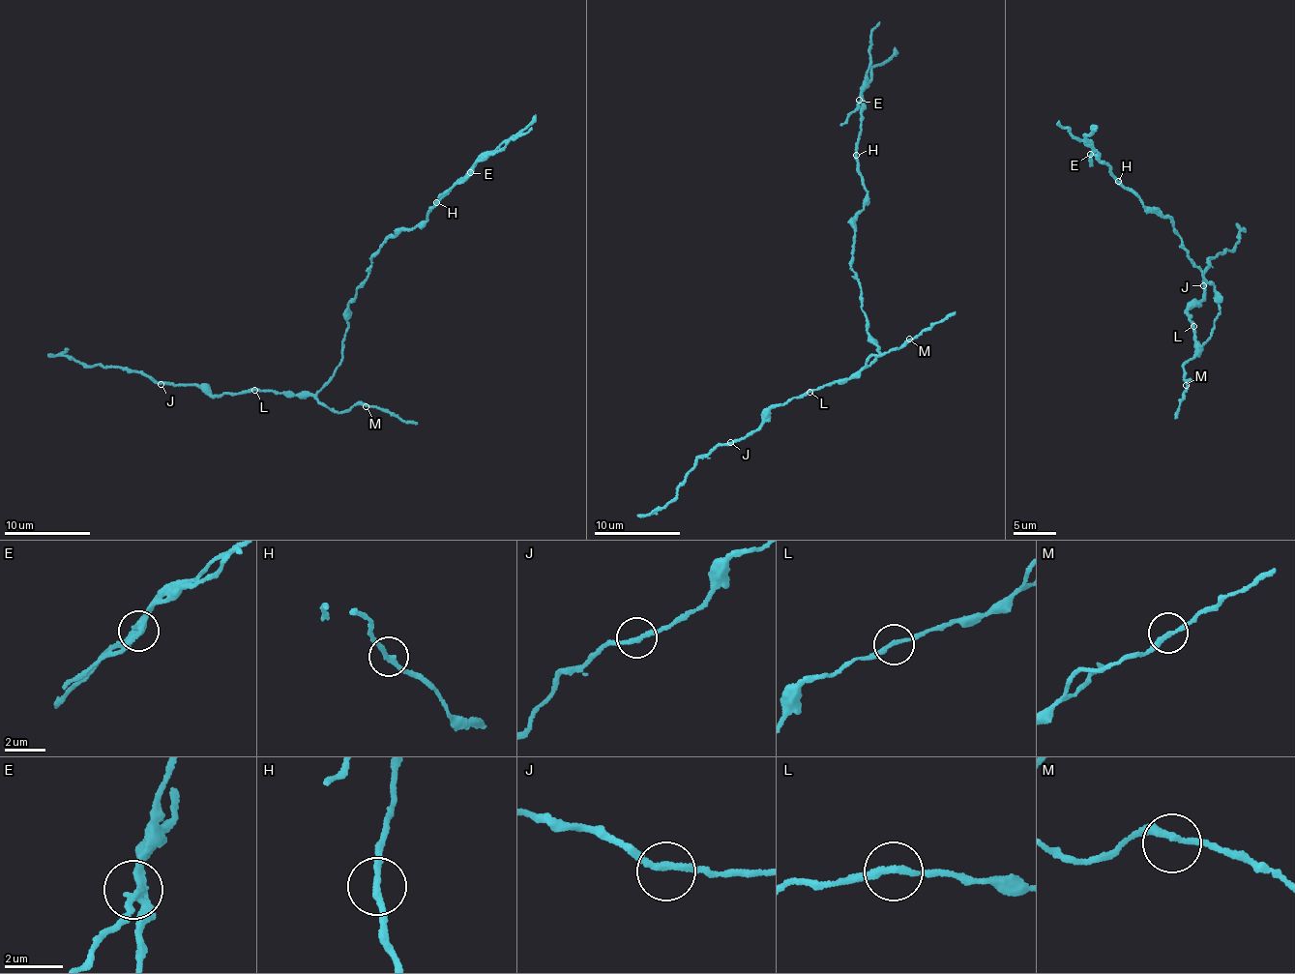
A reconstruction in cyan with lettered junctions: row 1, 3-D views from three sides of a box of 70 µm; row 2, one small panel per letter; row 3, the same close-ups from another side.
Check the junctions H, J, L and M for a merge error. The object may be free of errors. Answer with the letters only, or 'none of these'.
H

